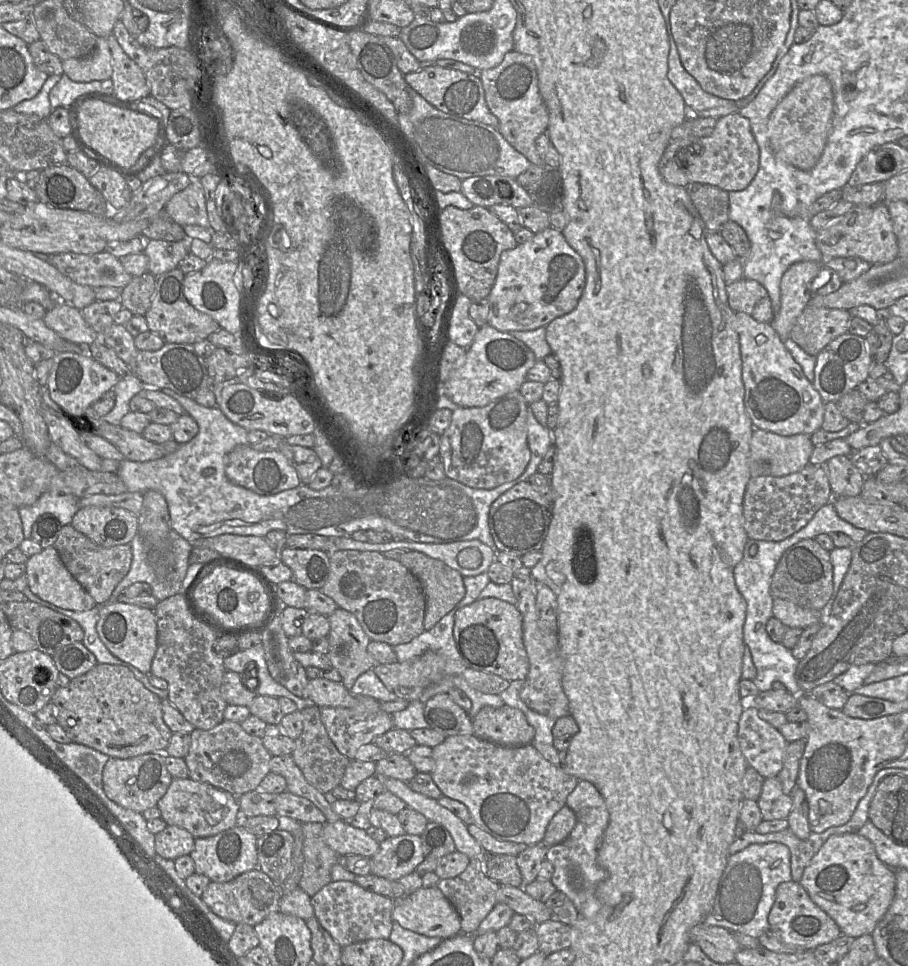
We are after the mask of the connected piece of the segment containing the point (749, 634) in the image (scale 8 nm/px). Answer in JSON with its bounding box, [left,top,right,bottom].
[733,537,802,697]

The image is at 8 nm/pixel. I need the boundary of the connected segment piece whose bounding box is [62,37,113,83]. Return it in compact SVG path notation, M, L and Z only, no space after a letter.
M98 37L94 51L83 58L62 60L63 73L74 82L104 81L111 78L111 52L106 38Z

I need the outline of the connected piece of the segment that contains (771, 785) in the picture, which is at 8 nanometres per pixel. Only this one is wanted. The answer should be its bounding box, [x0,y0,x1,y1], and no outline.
[757,777,792,820]

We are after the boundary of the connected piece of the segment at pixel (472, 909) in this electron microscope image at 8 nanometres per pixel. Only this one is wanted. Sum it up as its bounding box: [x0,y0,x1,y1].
[436,857,500,936]

